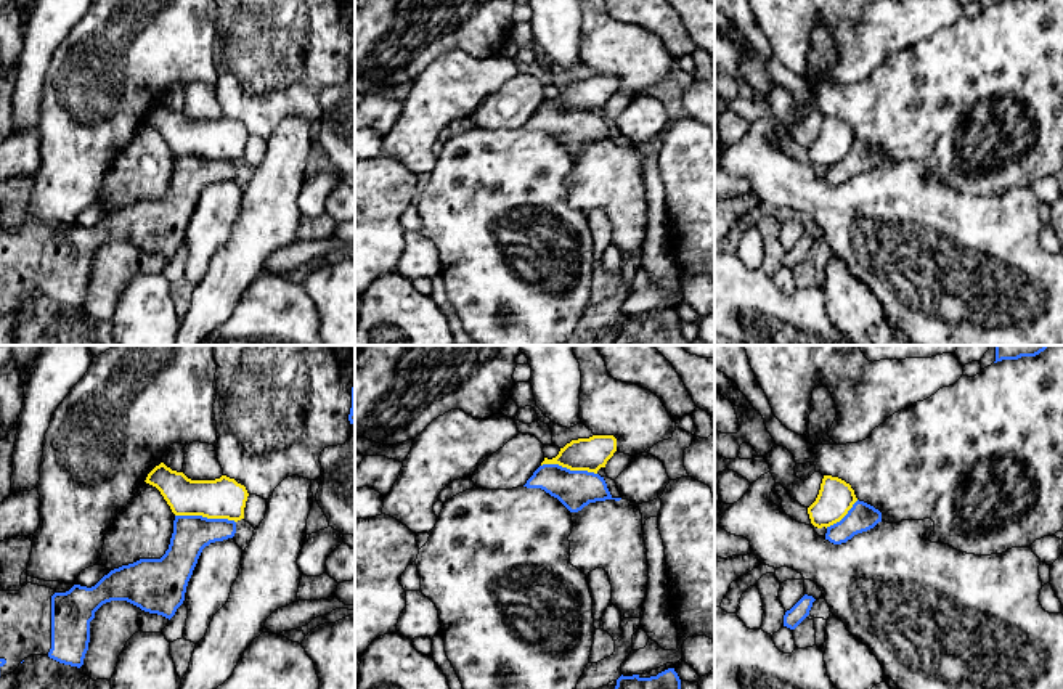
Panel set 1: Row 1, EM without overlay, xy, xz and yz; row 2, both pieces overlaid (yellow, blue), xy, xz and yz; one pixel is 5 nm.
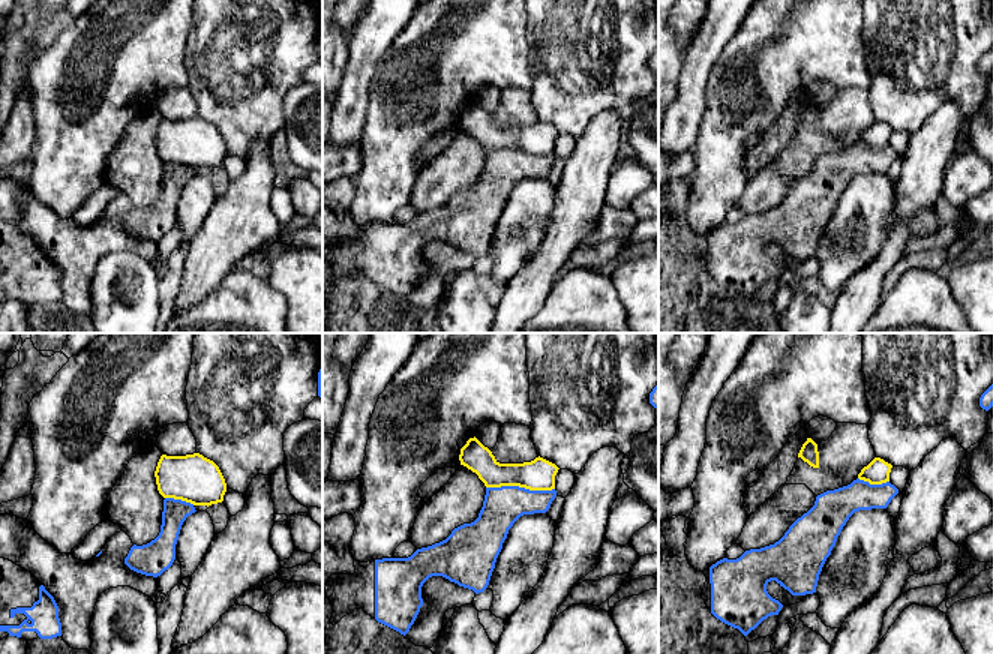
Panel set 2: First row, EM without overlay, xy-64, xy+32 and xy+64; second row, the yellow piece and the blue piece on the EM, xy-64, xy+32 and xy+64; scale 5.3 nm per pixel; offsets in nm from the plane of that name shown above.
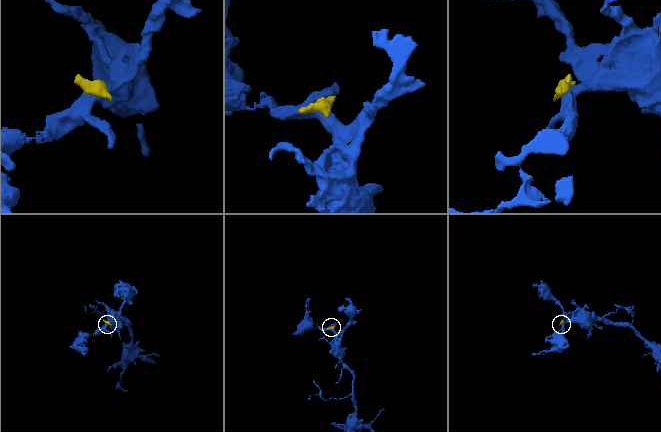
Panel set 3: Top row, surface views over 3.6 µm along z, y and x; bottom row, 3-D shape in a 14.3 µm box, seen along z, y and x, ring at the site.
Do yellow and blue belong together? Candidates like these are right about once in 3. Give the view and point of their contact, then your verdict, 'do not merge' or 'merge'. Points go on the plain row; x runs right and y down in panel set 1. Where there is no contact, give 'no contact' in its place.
xy (206, 156) | do not merge

